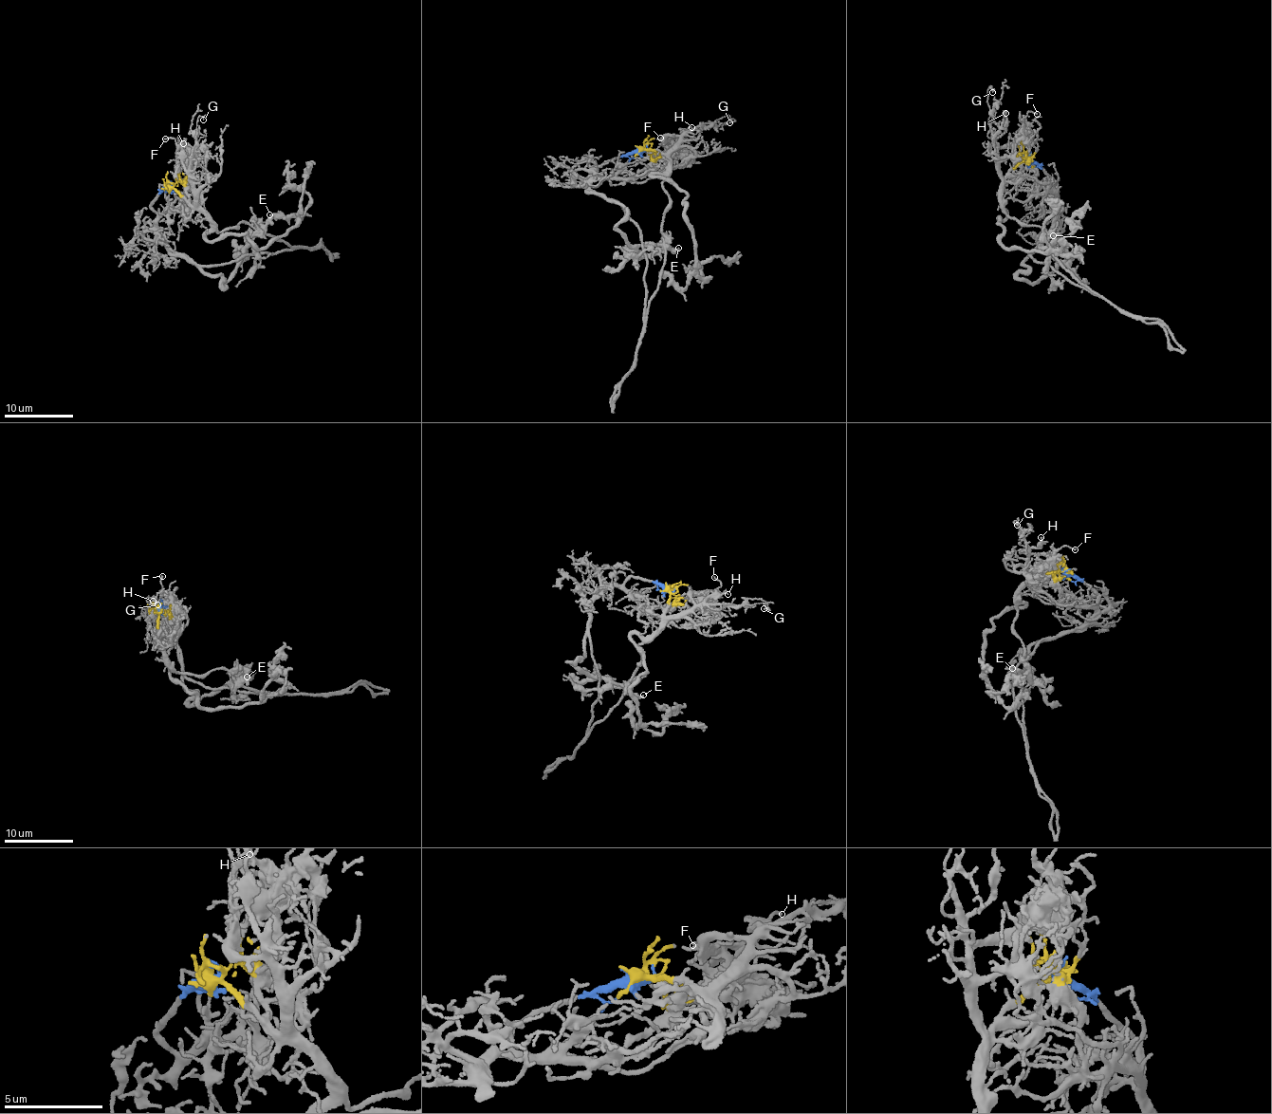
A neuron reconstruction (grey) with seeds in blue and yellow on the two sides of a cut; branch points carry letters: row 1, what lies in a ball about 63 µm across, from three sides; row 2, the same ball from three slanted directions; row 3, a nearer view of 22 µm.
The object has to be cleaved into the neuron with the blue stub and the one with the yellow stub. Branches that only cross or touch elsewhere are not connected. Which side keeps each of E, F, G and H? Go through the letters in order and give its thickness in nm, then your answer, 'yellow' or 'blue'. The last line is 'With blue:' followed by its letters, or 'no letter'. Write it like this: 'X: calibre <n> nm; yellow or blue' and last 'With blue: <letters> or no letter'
E: calibre 280 nm; blue
F: calibre 120 nm; yellow
G: calibre 160 nm; yellow
H: calibre 120 nm; yellow
With blue: E

